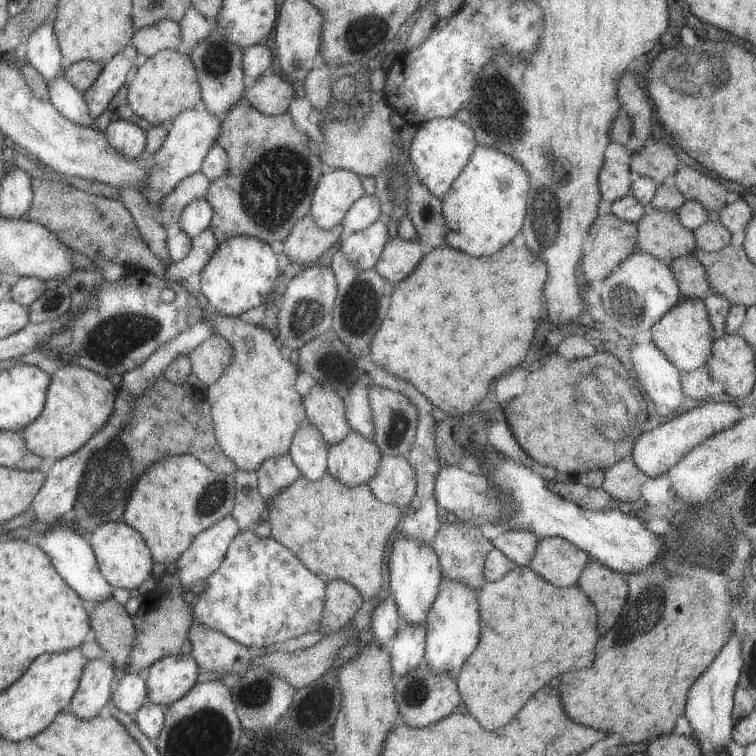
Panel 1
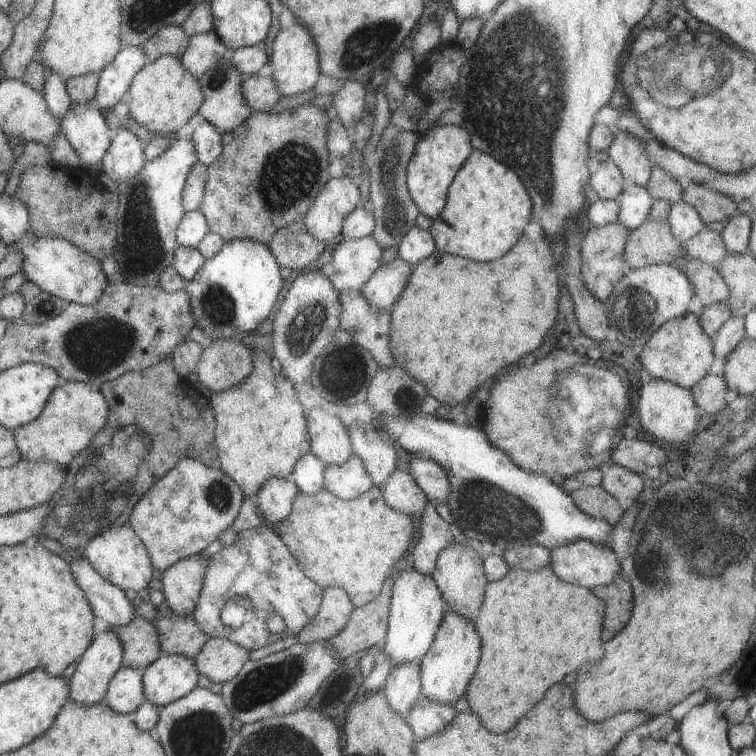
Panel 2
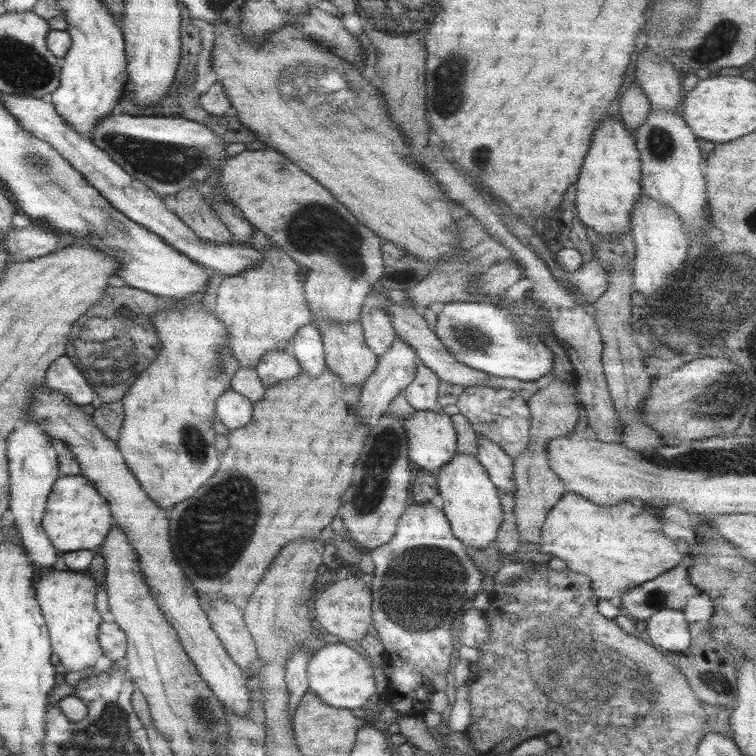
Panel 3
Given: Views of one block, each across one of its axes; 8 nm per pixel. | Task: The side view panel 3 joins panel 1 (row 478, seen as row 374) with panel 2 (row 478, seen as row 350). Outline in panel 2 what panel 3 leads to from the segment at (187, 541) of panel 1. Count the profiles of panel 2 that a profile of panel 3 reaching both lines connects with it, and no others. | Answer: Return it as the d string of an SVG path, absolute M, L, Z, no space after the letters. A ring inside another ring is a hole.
M183 458L137 500L127 522L147 548L151 566L165 572L191 554L215 548L217 536L239 514L243 498L245 494L223 470L209 468L195 458Z

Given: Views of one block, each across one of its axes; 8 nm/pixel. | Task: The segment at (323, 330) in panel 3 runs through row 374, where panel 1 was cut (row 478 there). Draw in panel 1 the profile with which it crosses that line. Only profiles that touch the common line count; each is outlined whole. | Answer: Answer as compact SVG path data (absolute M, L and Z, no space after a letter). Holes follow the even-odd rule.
M349 432L341 442L329 446L327 474L349 488L361 486L367 484L371 476L375 476L379 460L381 454L373 440L357 432Z

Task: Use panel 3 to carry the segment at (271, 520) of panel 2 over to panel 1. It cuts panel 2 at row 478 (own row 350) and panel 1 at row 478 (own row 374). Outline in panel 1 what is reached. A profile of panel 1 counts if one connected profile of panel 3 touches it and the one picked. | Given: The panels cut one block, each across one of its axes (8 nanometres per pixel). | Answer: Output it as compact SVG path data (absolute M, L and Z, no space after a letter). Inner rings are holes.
M287 452L283 456L263 460L255 472L257 472L257 490L263 496L265 504L269 502L269 498L275 498L279 490L283 490L301 476L297 466L289 460Z

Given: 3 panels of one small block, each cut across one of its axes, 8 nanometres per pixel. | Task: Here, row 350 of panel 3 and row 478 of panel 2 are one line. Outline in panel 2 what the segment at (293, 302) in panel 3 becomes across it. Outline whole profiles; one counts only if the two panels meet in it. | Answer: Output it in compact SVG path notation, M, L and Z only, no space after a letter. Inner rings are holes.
M253 352L251 374L235 388L209 394L215 414L215 450L219 470L223 470L245 494L255 496L269 478L285 478L295 462L309 452L307 420L297 398L295 386L283 376L271 372L271 358Z

